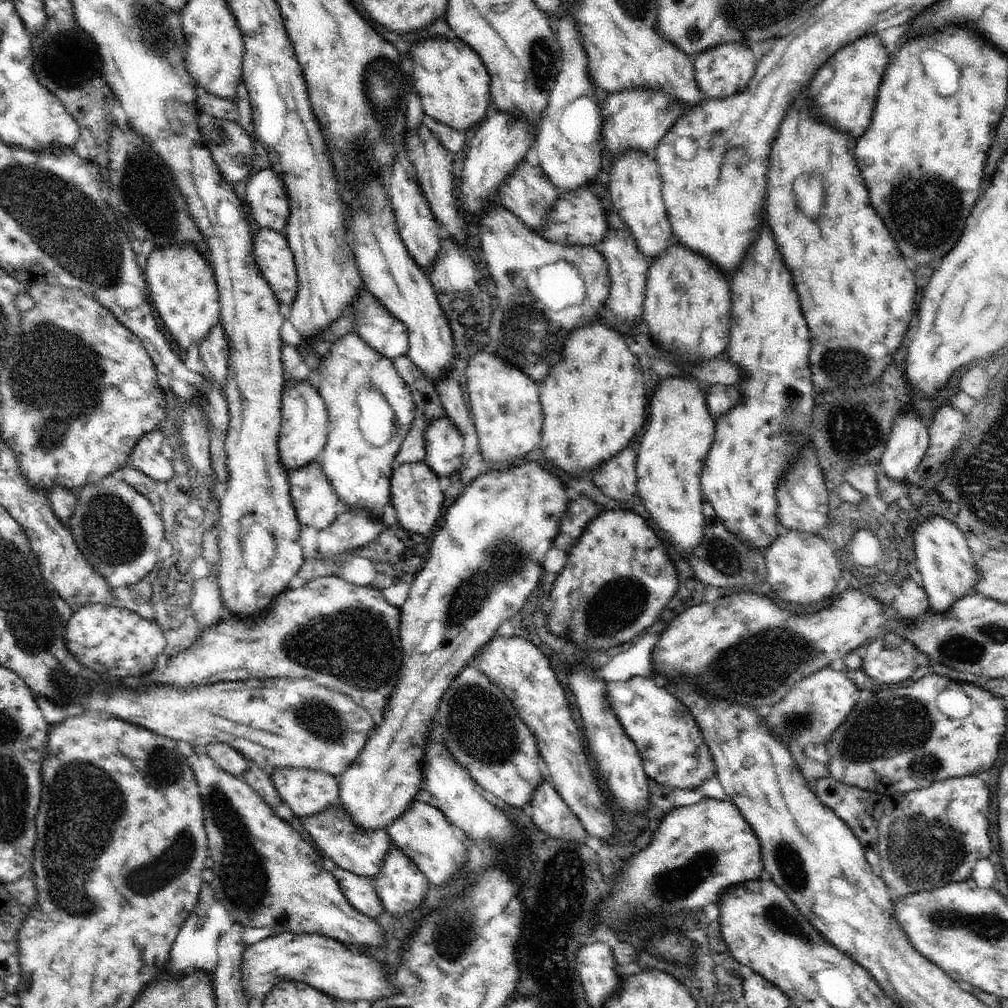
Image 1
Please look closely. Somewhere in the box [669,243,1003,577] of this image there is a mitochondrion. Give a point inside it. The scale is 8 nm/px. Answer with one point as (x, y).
(845, 367)

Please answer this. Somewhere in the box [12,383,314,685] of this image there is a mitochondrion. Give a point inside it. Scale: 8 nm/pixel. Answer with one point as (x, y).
(109, 530)

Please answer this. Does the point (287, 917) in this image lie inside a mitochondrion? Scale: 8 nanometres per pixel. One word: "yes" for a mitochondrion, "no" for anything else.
yes

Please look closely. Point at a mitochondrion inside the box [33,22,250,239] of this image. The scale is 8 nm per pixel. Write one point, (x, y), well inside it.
(66, 33)

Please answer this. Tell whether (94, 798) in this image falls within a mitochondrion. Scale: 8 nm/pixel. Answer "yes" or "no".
yes

